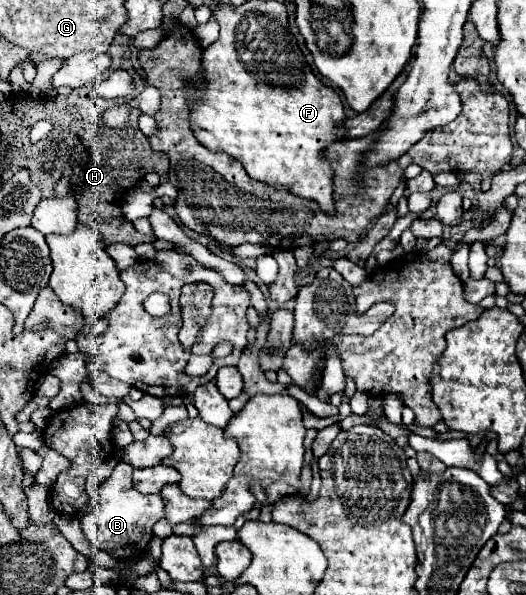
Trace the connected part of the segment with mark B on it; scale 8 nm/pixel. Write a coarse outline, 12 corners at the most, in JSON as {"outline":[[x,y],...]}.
{"outline":[[119,462],[81,528],[115,558],[143,556],[163,518],[159,494]]}

